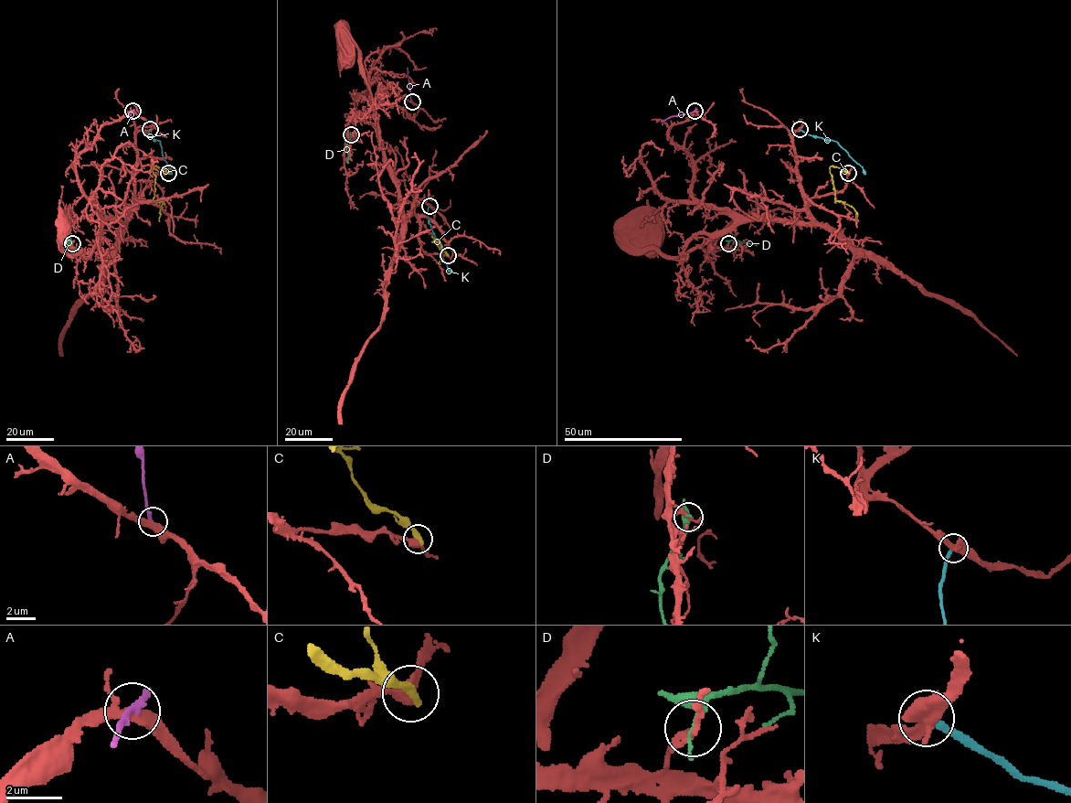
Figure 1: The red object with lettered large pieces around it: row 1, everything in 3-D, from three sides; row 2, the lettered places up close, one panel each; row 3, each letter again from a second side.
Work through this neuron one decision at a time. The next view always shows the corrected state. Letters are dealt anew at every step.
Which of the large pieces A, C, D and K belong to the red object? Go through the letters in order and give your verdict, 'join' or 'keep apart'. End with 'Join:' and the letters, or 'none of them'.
A: keep apart
C: keep apart
D: keep apart
K: keep apart
Join: none of them

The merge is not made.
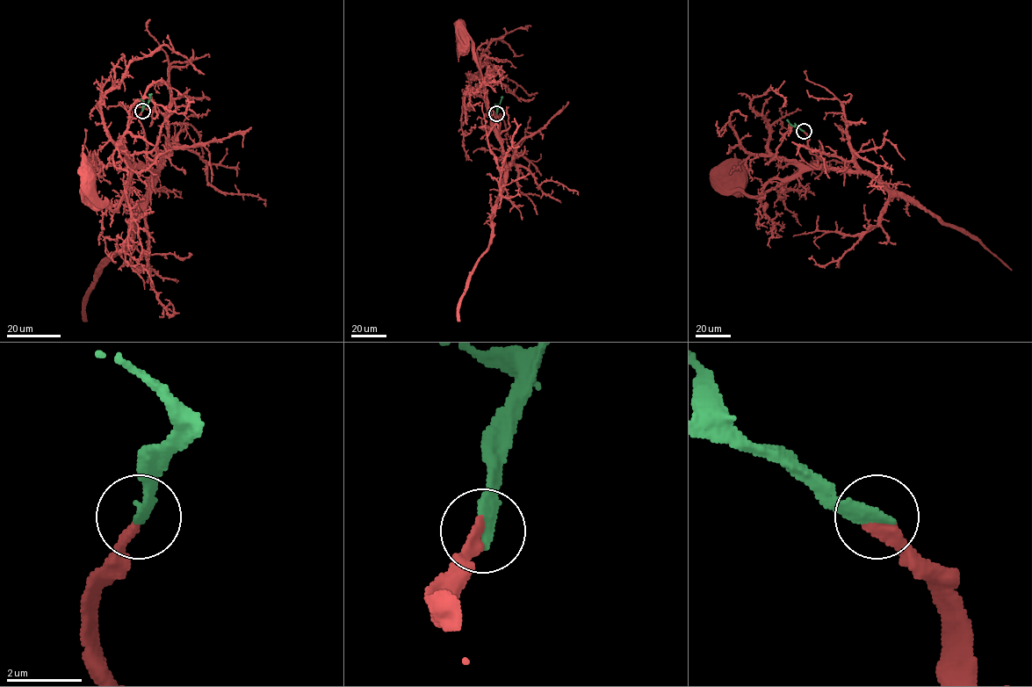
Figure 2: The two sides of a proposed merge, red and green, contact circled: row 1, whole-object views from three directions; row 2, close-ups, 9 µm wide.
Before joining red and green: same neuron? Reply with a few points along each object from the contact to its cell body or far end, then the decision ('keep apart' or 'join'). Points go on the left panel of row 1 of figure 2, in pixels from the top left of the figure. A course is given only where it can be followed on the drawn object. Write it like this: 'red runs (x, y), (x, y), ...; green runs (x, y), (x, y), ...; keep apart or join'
red runs (142, 111), (146, 166), (127, 177), (126, 191), (114, 209), (100, 201), (90, 187); green runs (142, 111), (151, 93); join

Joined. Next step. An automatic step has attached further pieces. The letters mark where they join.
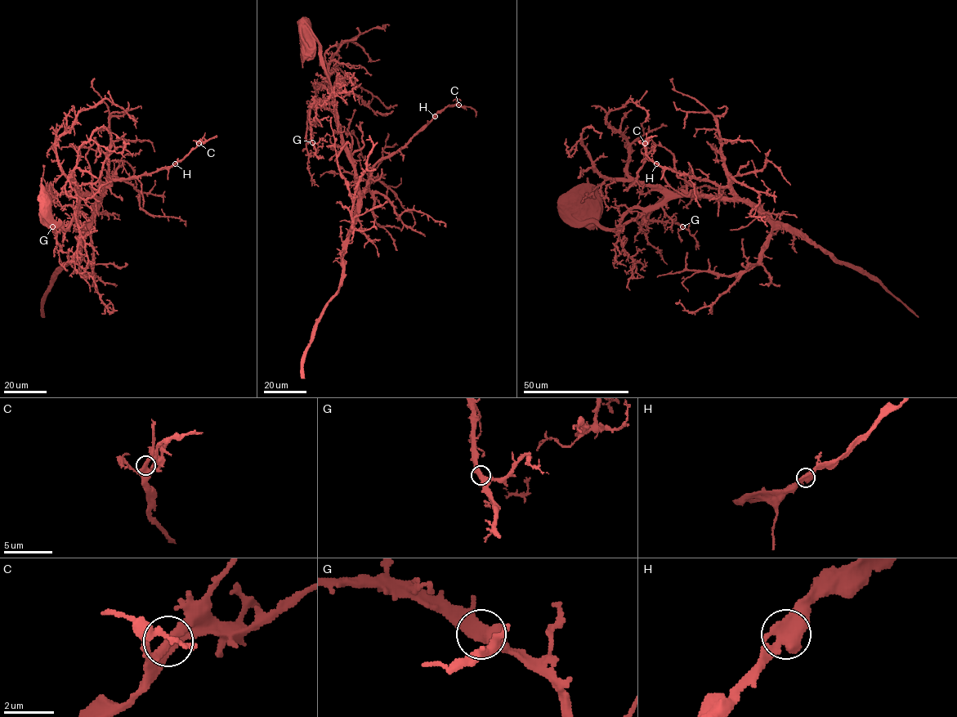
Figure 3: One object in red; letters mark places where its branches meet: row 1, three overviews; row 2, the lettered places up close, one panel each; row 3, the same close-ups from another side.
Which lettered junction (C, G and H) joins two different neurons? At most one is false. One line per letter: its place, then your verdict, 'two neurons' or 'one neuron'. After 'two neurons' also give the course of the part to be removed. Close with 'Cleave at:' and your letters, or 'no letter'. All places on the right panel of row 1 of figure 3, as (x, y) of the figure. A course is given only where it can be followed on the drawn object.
C: (645, 143) | one neuron
G: (682, 226) | one neuron
H: (656, 163) | one neuron
Cleave at: no letter

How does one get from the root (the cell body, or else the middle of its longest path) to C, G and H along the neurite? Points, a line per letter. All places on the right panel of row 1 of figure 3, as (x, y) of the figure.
C: (576, 211), (579, 222), (615, 228), (673, 198), (733, 196), (715, 182), (659, 166), (646, 154), (644, 142)
G: (576, 211), (579, 222), (596, 222), (605, 228), (641, 217), (641, 225), (667, 221), (682, 226)
H: (576, 211), (579, 222), (615, 228), (673, 198), (733, 196), (727, 188), (656, 163)

